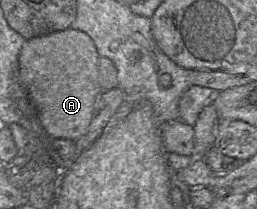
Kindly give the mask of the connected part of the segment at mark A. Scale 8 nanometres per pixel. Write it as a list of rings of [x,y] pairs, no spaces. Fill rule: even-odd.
[[[67,28],[25,42],[18,57],[18,80],[27,90],[34,104],[40,125],[52,138],[76,141],[84,135],[91,123],[94,105],[101,93],[99,84],[99,54],[91,37],[83,31]]]

